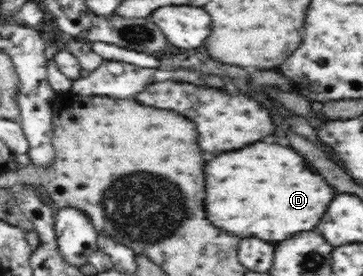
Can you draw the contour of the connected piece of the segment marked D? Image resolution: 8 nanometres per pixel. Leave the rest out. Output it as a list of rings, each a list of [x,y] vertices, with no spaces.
[[[255,142],[255,144],[243,146],[241,150],[219,154],[213,160],[205,162],[203,174],[205,174],[203,210],[207,214],[207,220],[217,230],[229,232],[237,238],[259,238],[269,244],[287,240],[297,232],[313,230],[333,196],[333,190],[323,182],[319,174],[305,170],[301,158],[297,158],[289,148],[279,148],[275,144]]]

